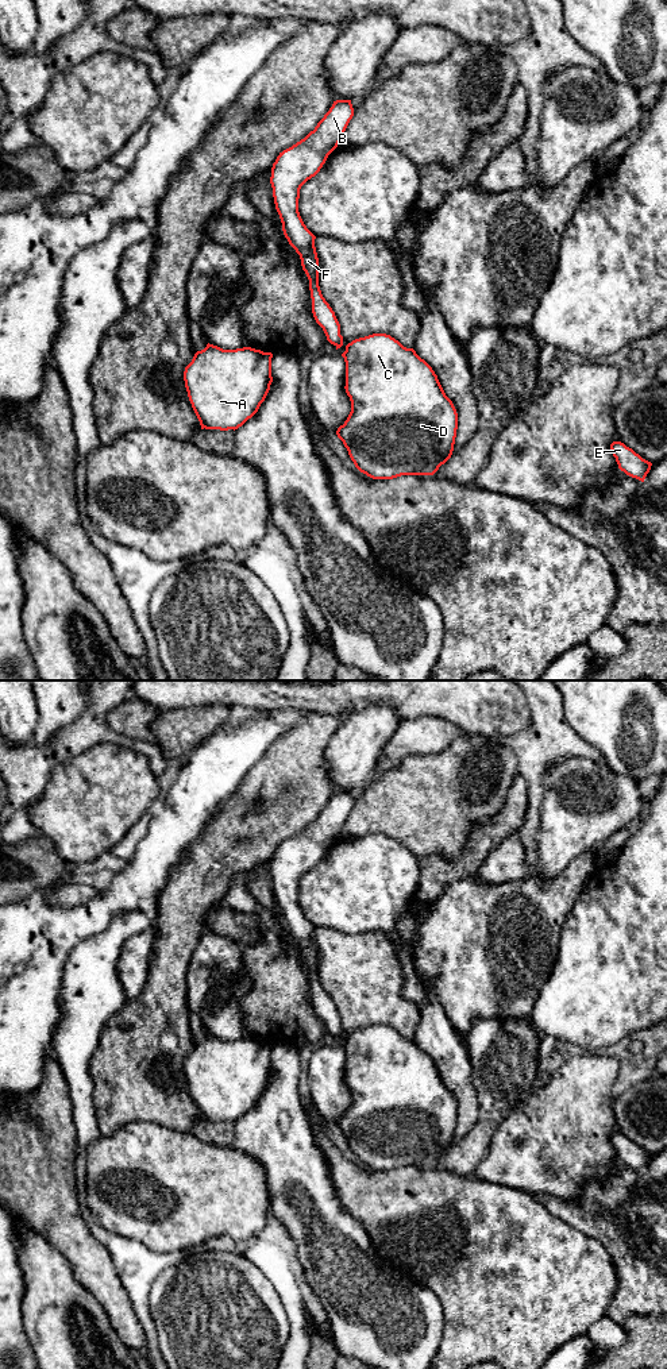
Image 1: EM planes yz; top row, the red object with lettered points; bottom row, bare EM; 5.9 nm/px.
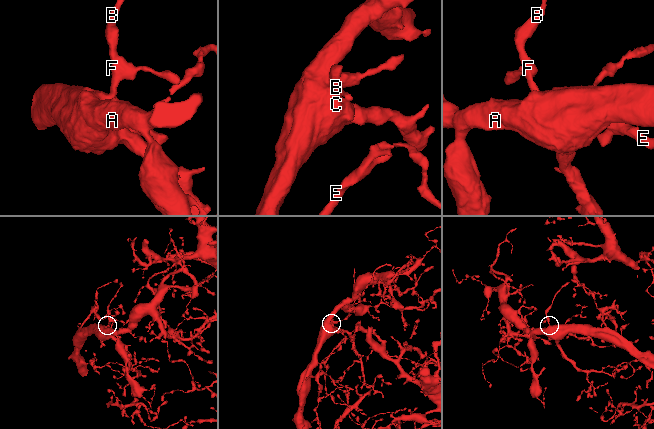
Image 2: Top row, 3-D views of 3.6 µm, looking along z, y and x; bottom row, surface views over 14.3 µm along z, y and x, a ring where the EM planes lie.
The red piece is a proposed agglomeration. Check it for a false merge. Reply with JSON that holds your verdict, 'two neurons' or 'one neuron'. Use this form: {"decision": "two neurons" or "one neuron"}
{"decision": "one neuron"}

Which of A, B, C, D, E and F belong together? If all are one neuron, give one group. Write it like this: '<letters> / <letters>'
A B C D E F

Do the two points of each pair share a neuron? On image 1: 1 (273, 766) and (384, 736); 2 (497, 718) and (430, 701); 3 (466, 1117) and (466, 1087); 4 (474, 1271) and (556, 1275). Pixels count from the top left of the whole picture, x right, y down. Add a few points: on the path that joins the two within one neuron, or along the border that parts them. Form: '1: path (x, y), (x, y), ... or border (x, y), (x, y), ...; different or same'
1: border (340, 725), (324, 751), (324, 770), (332, 783); different
2: path (481, 702), (446, 701); same
3: path (466, 1110), (466, 1094); same
4: path (494, 1275), (536, 1275); same

